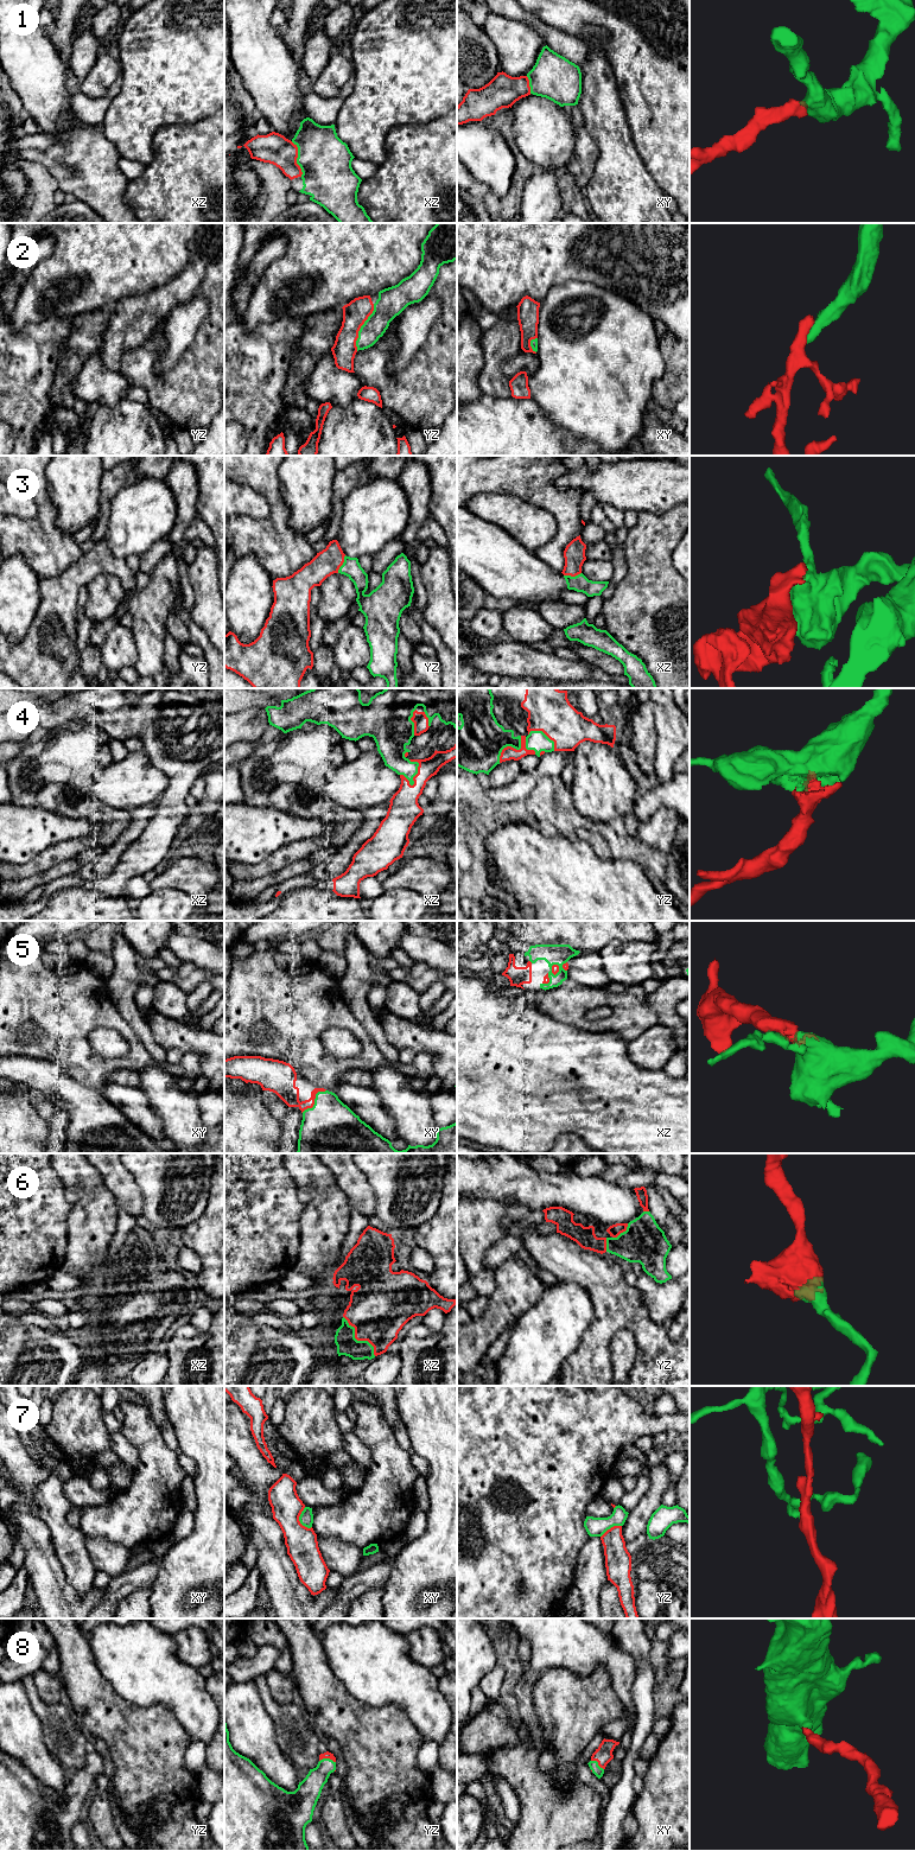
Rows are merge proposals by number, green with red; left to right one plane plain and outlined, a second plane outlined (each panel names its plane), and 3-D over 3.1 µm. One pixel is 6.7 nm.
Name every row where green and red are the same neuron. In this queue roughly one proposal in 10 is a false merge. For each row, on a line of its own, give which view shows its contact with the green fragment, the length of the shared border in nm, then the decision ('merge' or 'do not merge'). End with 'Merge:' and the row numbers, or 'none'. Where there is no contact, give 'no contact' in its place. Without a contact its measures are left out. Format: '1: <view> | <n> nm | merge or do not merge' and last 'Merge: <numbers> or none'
1: xz | 260 nm | merge
2: yz | 340 nm | merge
3: yz | 130 nm | merge
4: xz | 190 nm | merge
5: xy | 220 nm | merge
6: xz | 340 nm | merge
7: xy | 160 nm | do not merge
8: yz | 110 nm | merge
Merge: 1, 2, 3, 4, 5, 6, 8

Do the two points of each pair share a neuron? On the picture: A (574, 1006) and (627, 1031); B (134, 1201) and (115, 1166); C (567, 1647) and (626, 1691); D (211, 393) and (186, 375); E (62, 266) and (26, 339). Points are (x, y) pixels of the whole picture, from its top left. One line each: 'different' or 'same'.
A: same
B: same
C: same
D: same
E: different

